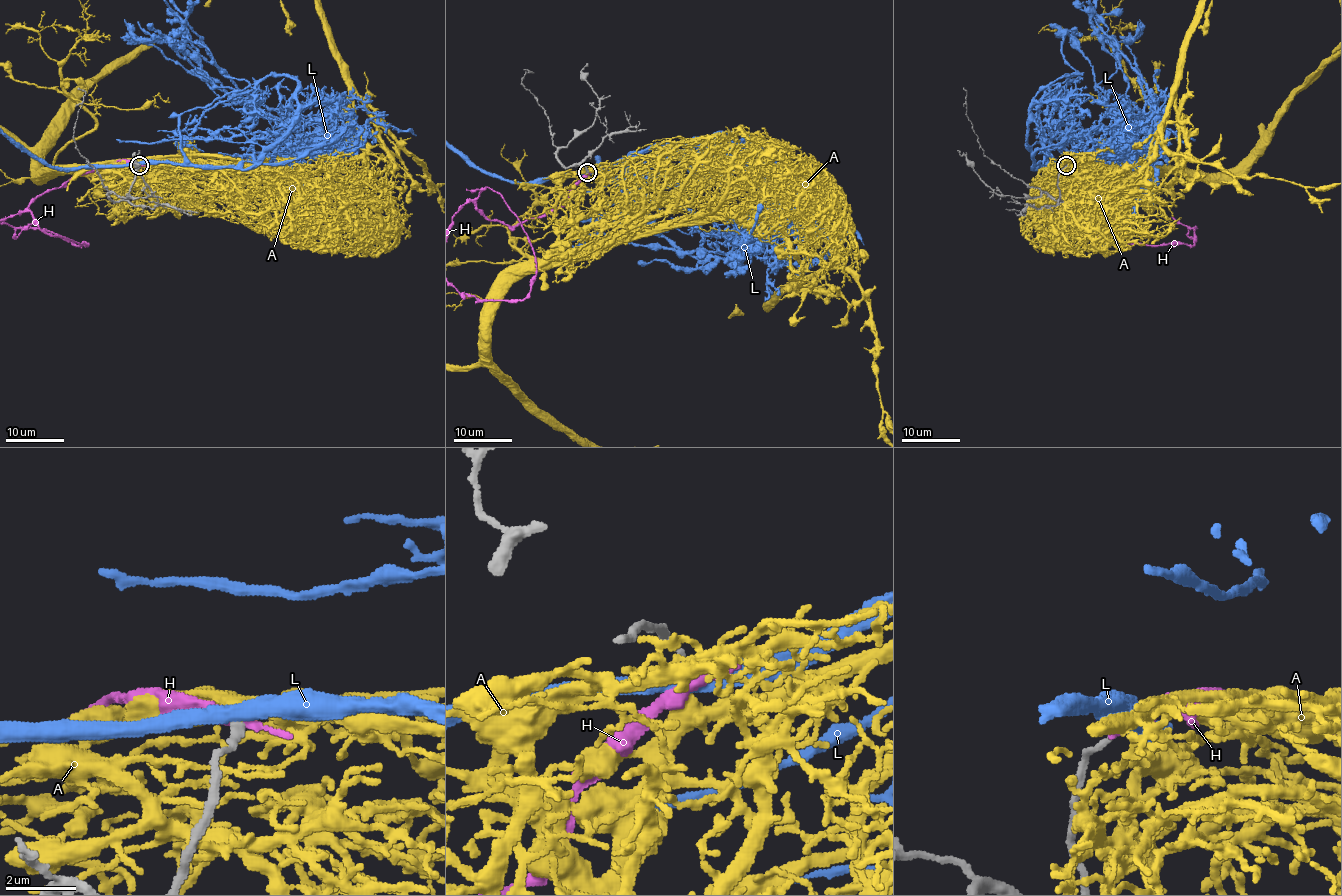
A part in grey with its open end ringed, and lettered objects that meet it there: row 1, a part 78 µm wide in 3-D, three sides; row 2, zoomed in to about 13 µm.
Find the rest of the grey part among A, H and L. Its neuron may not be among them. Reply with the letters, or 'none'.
A

